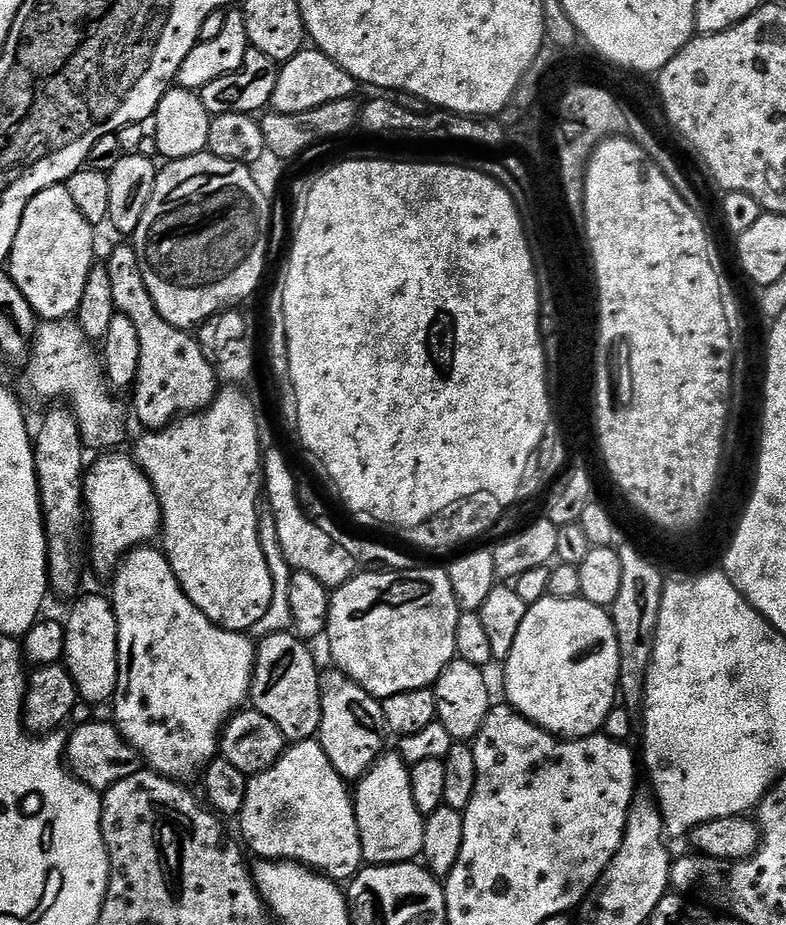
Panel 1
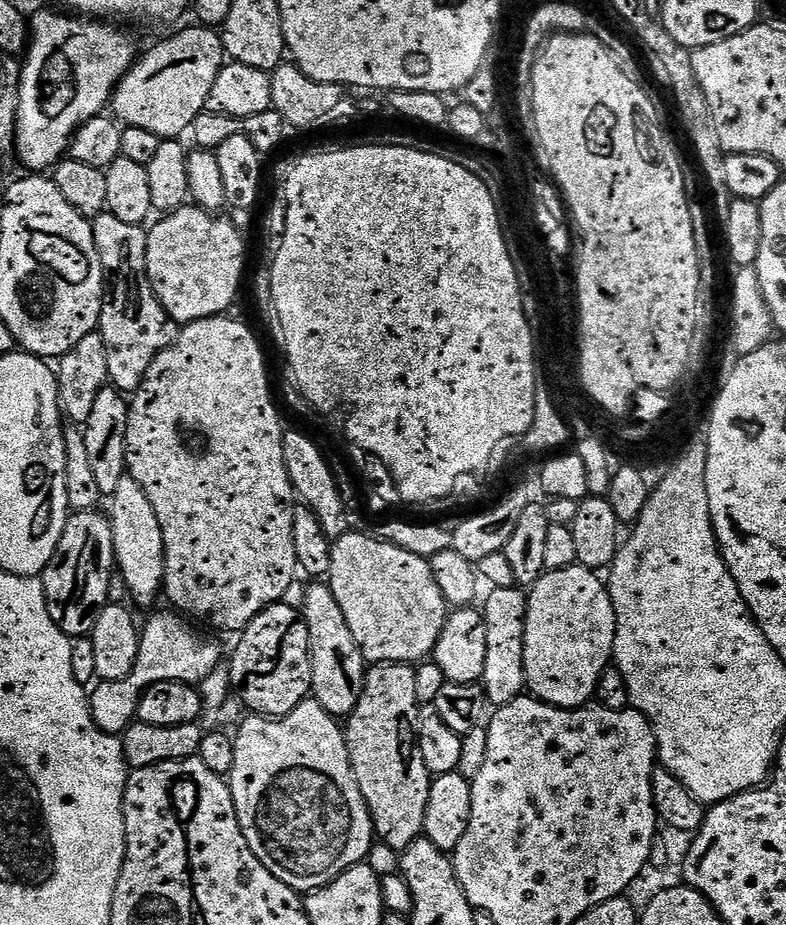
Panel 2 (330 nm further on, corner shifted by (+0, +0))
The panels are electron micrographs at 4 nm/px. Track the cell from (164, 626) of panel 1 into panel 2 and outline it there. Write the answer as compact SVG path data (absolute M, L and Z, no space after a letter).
M127 474L122 478L120 488L114 490L110 504L118 576L124 579L129 594L138 603L152 604L156 600L156 595L161 595L164 586L164 543L162 530L158 526L158 514L154 514L154 506L150 506L150 498L146 498L142 486L138 486L138 482L134 482L134 478Z

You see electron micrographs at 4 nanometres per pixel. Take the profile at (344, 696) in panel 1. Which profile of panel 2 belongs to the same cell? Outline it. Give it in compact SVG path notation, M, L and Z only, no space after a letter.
M308 602L302 609L302 615L308 627L308 652L312 655L311 699L316 700L331 716L347 718L358 706L364 689L366 661L360 652L350 626L342 615L342 606L334 602L313 604Z

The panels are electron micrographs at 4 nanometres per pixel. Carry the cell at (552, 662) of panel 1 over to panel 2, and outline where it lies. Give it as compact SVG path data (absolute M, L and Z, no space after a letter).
M581 564L566 570L545 572L528 592L526 614L526 678L531 695L555 708L582 708L595 697L598 678L613 659L616 615L605 581L595 571Z

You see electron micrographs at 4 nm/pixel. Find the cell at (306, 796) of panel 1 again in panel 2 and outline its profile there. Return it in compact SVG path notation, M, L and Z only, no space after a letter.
M314 699L303 700L288 716L269 718L255 714L247 717L234 732L233 768L230 787L238 822L250 850L286 886L301 894L311 894L317 888L337 880L347 868L363 864L374 844L372 816L368 813L362 790L352 772L346 732Z

